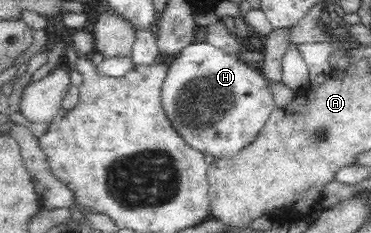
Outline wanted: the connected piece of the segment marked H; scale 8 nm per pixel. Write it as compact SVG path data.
M193 41L182 49L182 53L172 61L162 84L163 109L179 136L188 145L204 155L212 157L232 157L244 149L260 133L270 113L275 108L275 85L264 78L256 68L248 67L236 55L228 55L207 41Z

